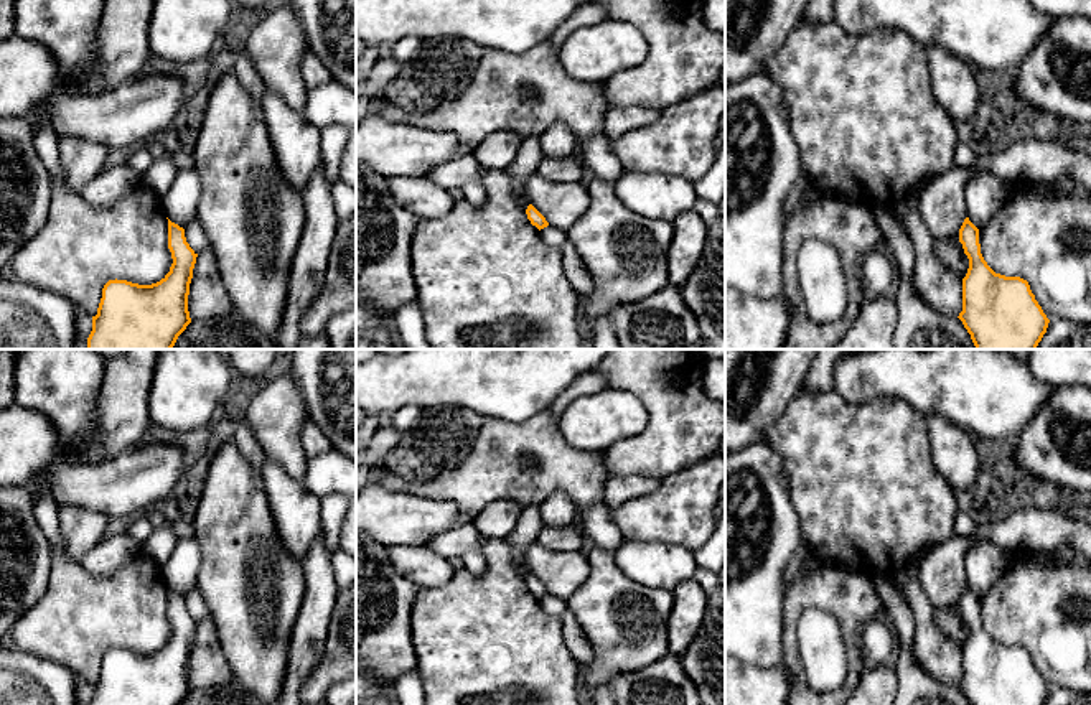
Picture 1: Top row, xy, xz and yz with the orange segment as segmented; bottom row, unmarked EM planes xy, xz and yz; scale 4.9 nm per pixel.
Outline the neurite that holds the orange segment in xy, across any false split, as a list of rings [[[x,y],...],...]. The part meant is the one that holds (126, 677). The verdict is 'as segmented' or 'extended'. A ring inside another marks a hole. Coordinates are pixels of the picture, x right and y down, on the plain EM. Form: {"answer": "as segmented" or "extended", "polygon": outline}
{"answer": "as segmented", "polygon": [[[170,588],[168,618],[173,633],[160,651],[138,654],[115,647],[104,654],[97,684],[92,685],[92,700],[89,705],[180,705],[186,698],[191,692],[188,664],[198,623],[186,611],[185,598]]]}

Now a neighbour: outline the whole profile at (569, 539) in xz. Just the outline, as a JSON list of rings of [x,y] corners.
[[[578,524],[564,529],[544,527],[537,544],[552,552],[578,552],[582,549],[583,532]]]

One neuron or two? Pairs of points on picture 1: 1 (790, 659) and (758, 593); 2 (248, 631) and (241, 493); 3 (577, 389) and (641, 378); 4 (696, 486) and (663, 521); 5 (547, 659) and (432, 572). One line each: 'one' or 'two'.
1: two
2: one
3: two
4: one
5: two

